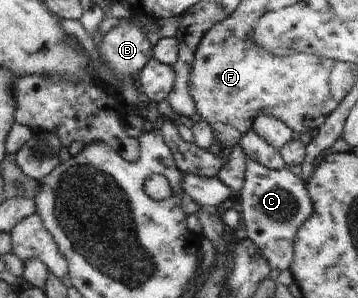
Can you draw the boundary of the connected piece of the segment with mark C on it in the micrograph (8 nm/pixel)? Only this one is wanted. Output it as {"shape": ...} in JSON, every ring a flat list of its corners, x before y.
{"shape":[[247,158,246,171,245,184,238,194,237,206,242,213,247,238,263,252,271,268,290,270,299,228,315,214,306,181,292,174,288,167,281,170,270,169,253,158]]}

